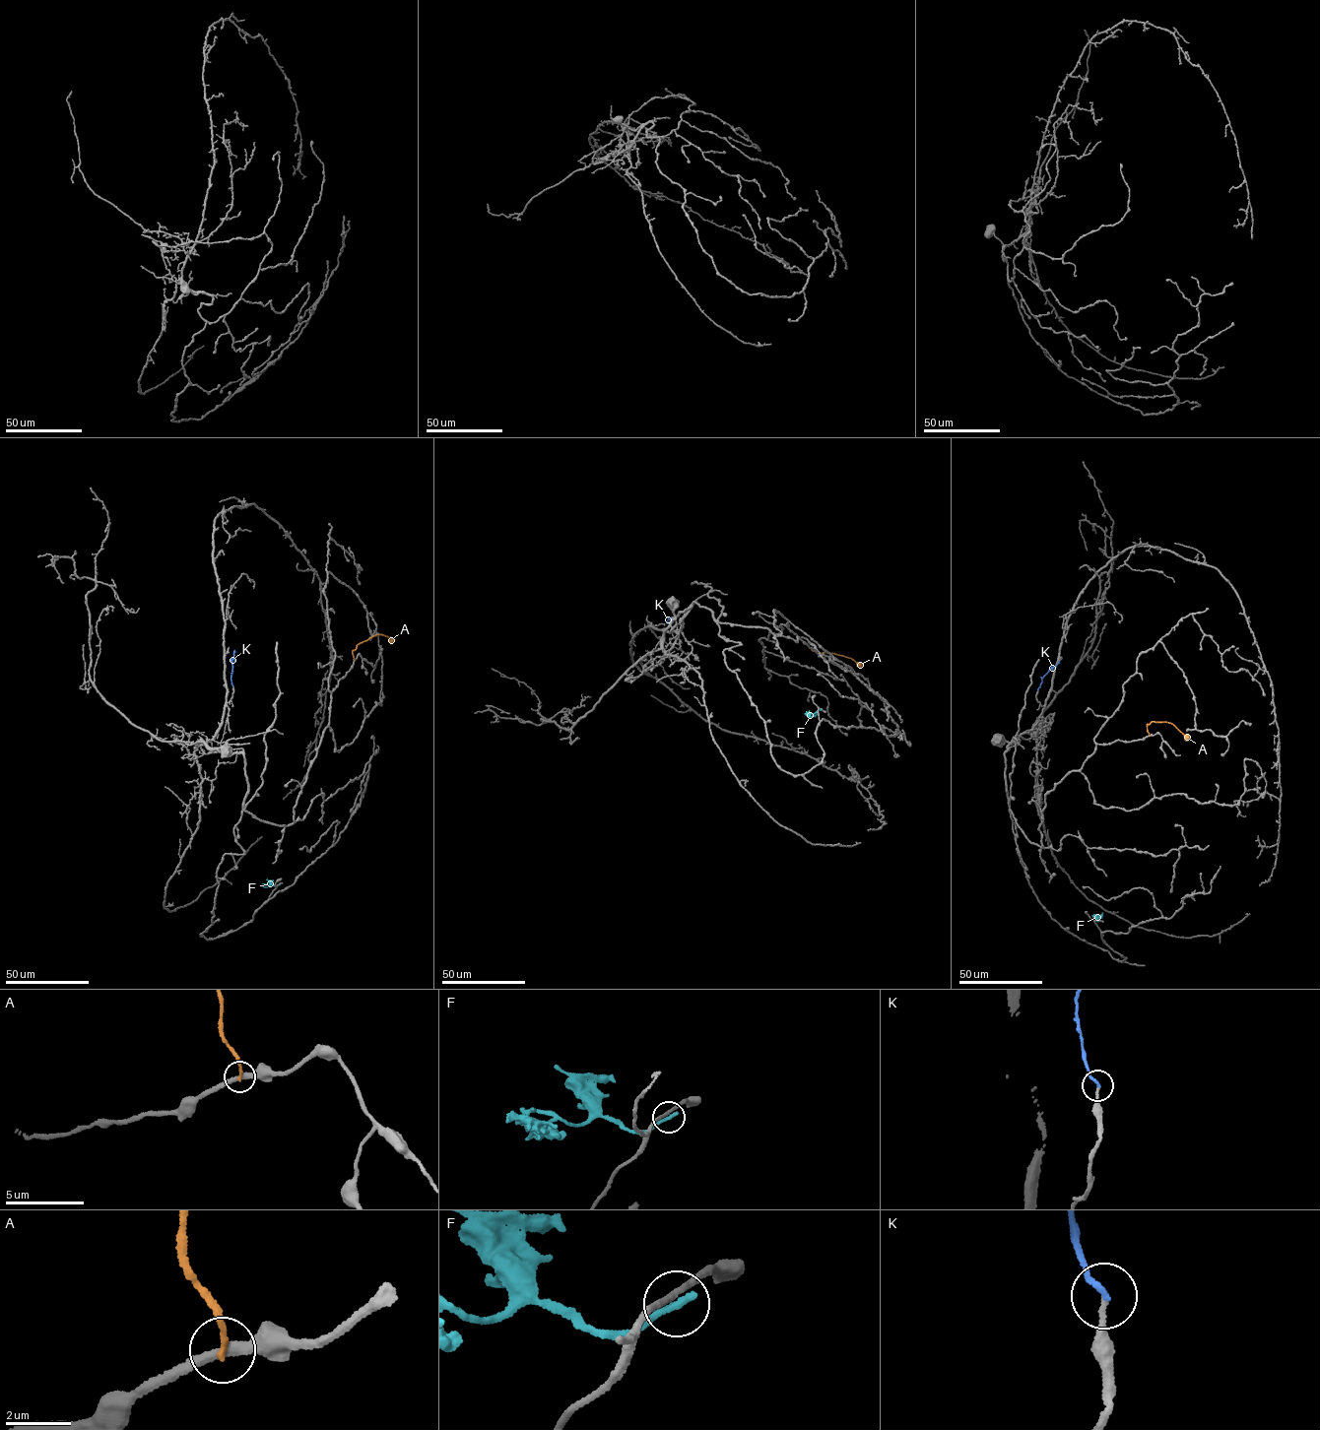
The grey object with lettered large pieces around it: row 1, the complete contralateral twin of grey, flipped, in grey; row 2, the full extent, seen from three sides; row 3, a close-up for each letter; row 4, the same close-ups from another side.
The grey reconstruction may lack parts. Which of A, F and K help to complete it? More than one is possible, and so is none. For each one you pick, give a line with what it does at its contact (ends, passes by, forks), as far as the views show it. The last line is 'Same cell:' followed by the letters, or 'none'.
K: It ends there
Same cell: K

